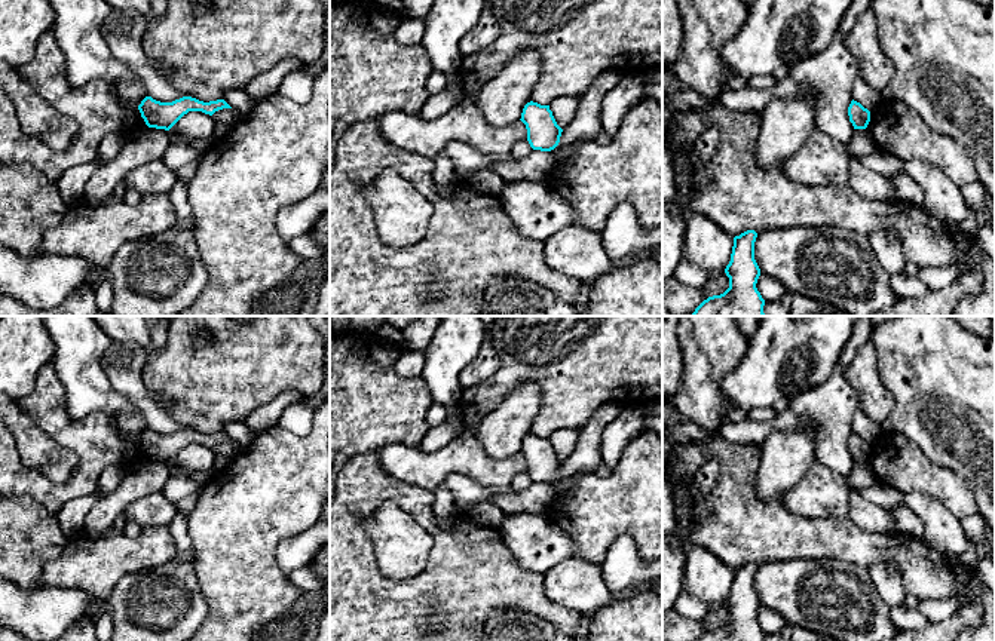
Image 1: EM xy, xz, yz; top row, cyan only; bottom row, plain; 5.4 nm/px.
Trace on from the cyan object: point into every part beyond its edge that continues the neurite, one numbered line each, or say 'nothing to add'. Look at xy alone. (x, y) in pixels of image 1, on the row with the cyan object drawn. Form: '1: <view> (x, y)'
nothing to add

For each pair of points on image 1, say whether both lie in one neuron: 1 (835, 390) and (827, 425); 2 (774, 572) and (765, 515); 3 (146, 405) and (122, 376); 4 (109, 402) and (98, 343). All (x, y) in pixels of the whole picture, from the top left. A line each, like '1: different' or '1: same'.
1: same
2: different
3: same
4: same

